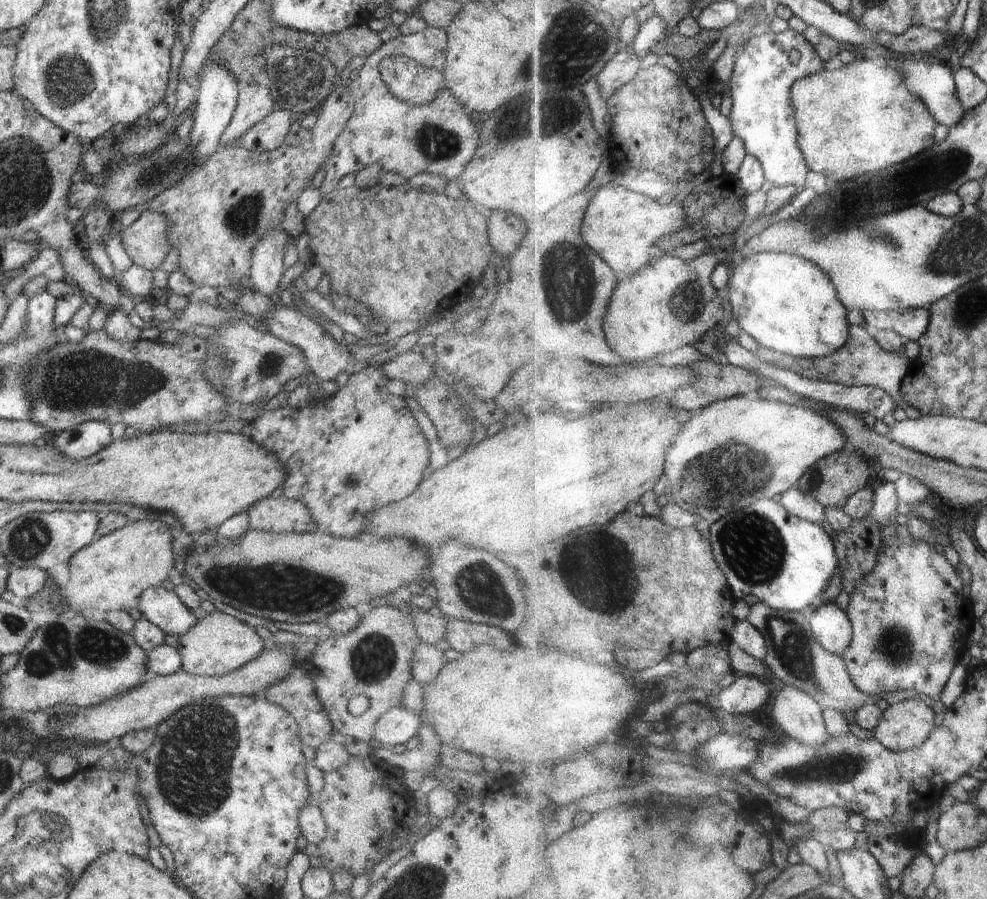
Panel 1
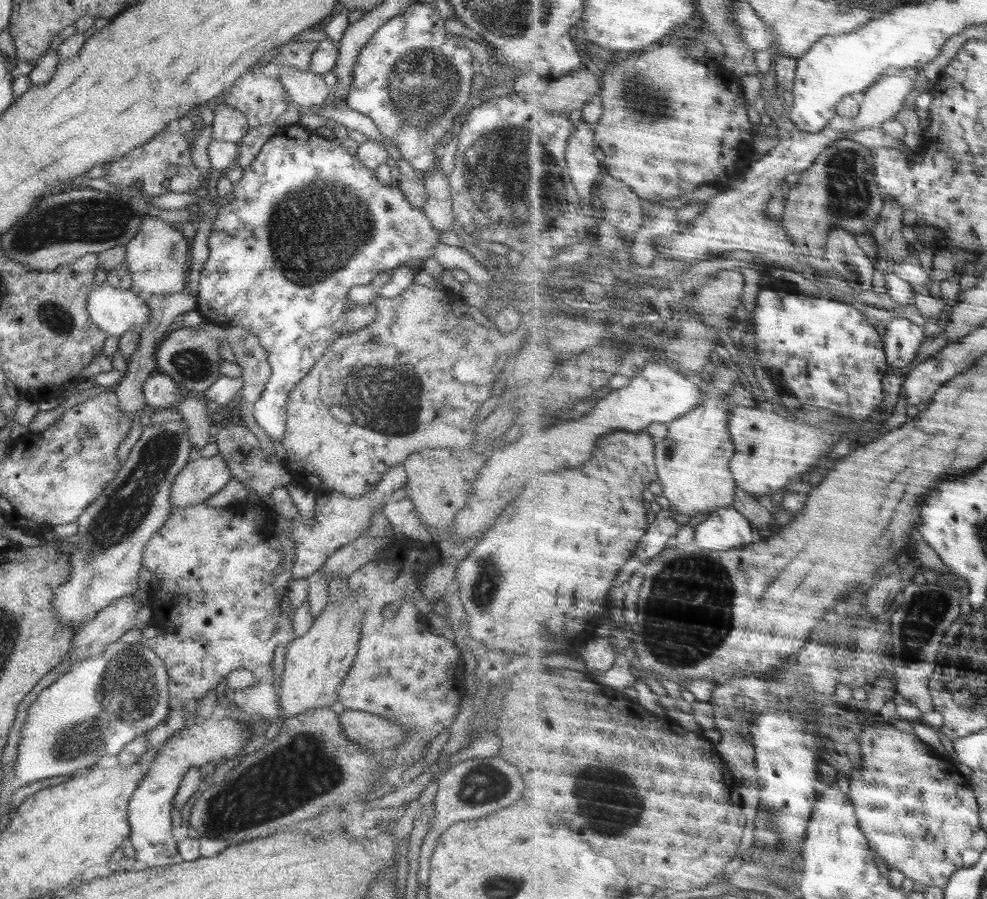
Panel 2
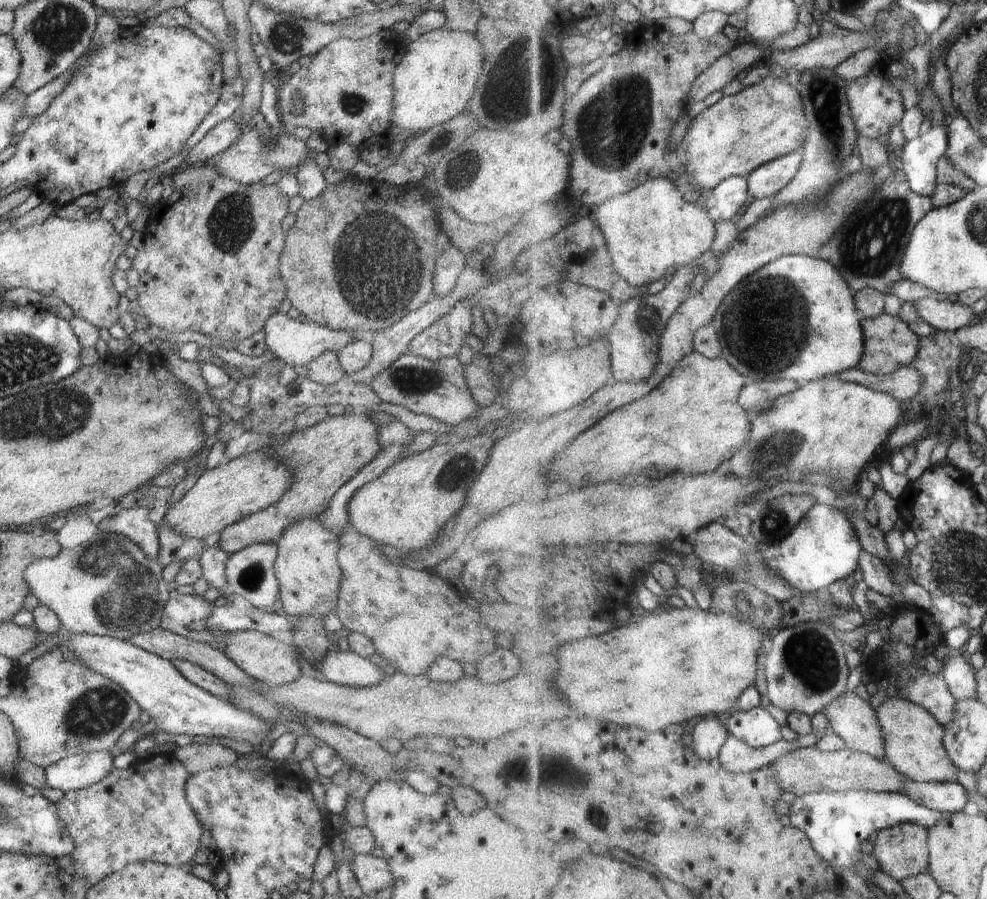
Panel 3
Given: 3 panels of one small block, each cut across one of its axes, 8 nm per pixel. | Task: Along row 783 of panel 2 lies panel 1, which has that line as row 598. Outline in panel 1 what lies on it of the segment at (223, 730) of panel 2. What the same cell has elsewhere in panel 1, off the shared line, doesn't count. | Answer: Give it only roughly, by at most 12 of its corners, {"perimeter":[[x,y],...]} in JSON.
{"perimeter":[[145,588],[138,609],[172,636],[188,632],[199,618],[172,589]]}

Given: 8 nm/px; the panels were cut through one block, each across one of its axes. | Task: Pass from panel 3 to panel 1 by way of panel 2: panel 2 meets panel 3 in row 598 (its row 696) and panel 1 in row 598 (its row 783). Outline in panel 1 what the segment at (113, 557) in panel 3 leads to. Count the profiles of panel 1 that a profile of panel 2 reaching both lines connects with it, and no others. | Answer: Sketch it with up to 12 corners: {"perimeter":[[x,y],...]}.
{"perimeter":[[12,567],[6,588],[17,602],[42,590],[50,572],[36,567]]}

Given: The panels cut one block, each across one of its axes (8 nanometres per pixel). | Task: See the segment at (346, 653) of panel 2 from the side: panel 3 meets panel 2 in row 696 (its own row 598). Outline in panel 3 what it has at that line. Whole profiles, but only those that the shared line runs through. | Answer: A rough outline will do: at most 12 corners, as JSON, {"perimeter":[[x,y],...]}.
{"perimeter":[[321,518],[285,528],[274,574],[284,613],[326,617],[339,537]]}

